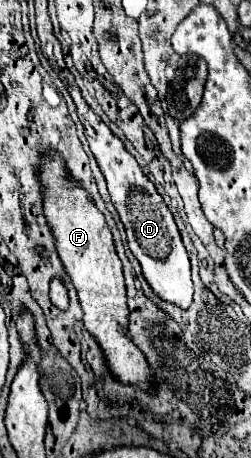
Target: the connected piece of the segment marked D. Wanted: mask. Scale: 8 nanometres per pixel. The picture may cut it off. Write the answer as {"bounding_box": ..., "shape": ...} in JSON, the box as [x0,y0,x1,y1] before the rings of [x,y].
{"bounding_box":[76,96,192,310],"shape":[[[80,96],[80,104],[76,104],[76,112],[78,112],[78,120],[84,126],[84,134],[90,144],[90,150],[106,178],[108,194],[114,202],[114,208],[126,228],[128,246],[142,266],[144,280],[148,282],[148,286],[158,298],[186,310],[192,304],[190,260],[168,206],[164,204],[162,196],[156,192],[154,184],[142,174],[136,158],[124,148],[122,140],[114,136],[110,128],[90,110],[90,106],[84,102],[82,96]]]}

